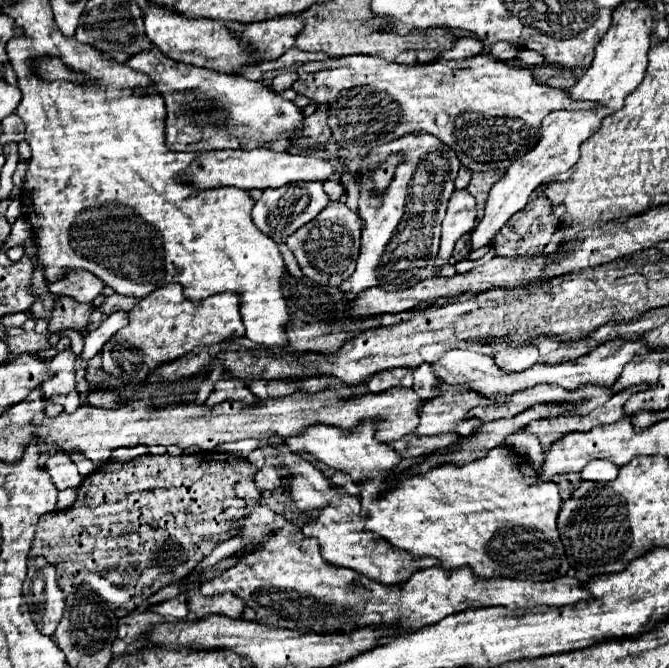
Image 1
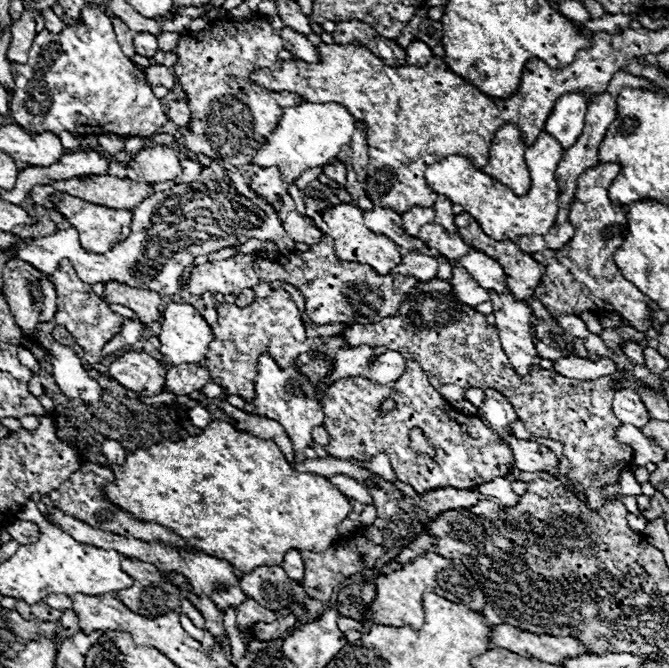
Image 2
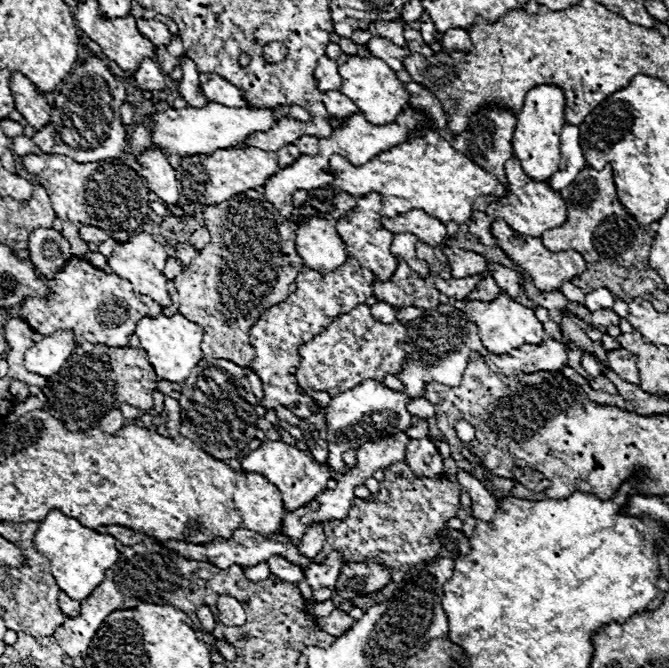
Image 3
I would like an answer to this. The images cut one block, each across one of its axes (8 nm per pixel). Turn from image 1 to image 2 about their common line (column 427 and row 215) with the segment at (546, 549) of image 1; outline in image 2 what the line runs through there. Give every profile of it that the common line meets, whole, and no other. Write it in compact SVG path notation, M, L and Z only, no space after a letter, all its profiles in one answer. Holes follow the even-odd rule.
M542 132L528 148L536 148L536 176L532 176L532 186L526 196L516 196L492 176L486 176L482 170L474 168L470 160L460 154L452 154L442 162L432 164L426 170L426 184L436 194L448 196L448 200L462 206L464 212L472 214L482 230L494 240L514 240L516 236L532 234L544 236L554 226L558 212L558 184L554 180L554 170L564 150L560 150L560 144L556 144L556 140L546 132Z

